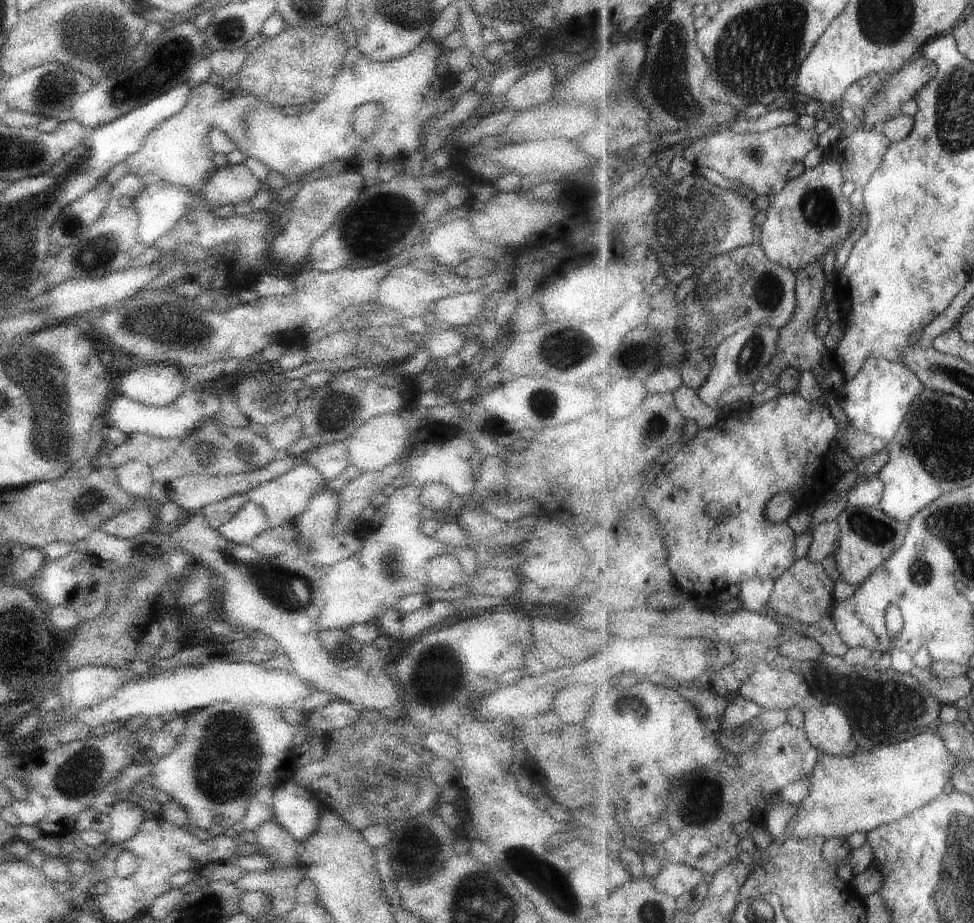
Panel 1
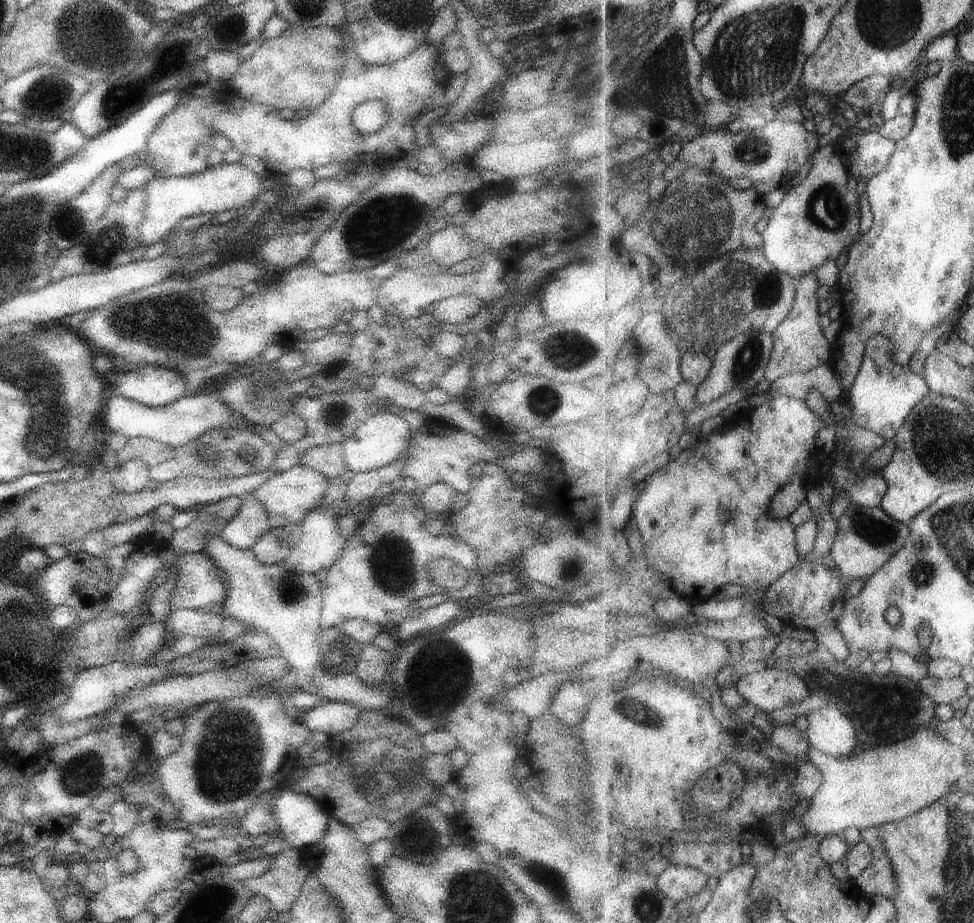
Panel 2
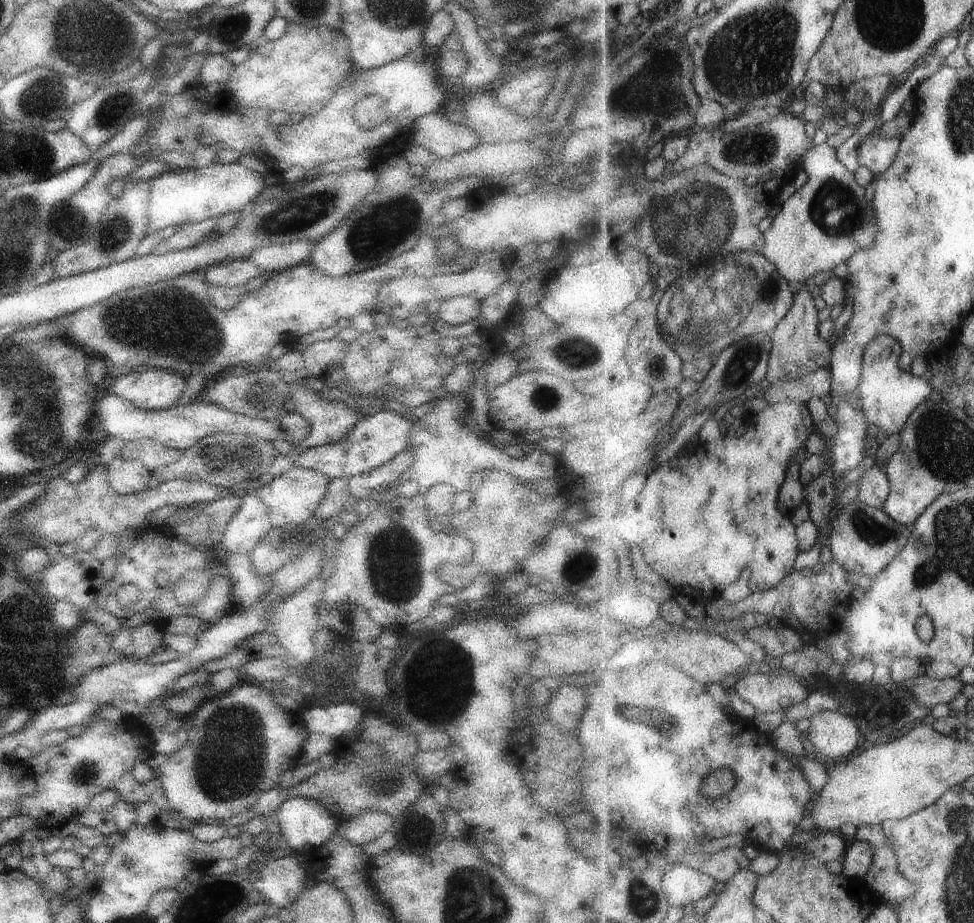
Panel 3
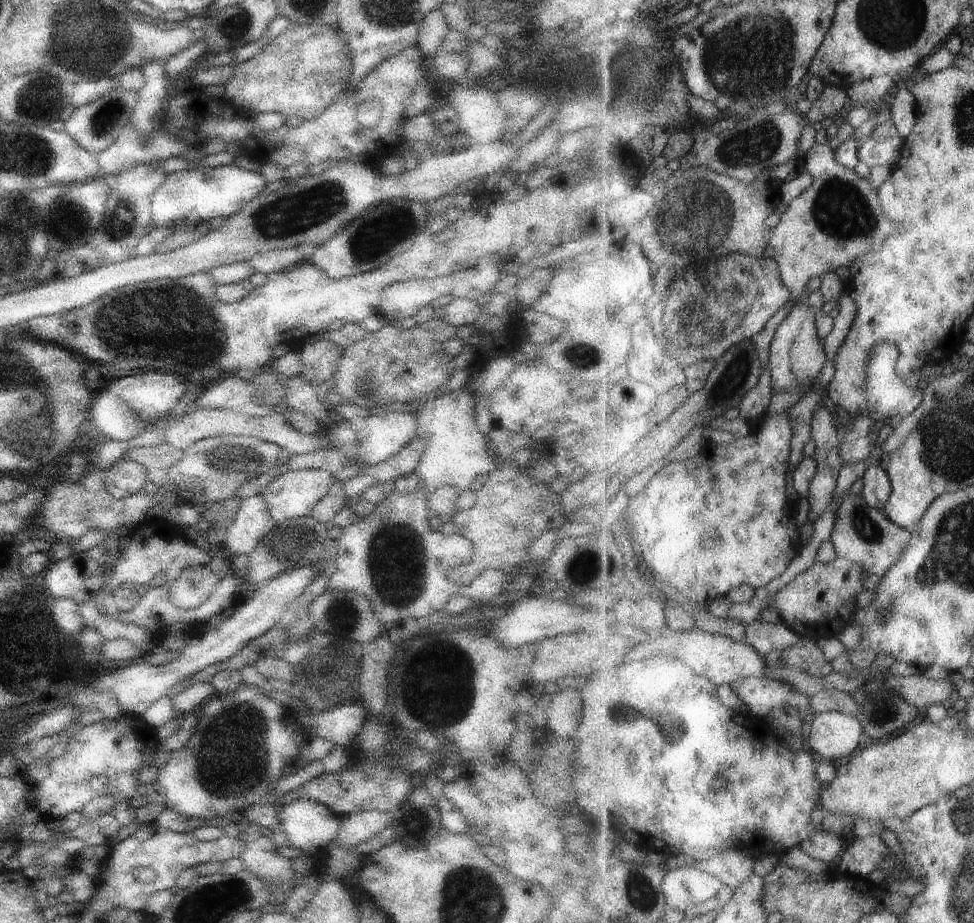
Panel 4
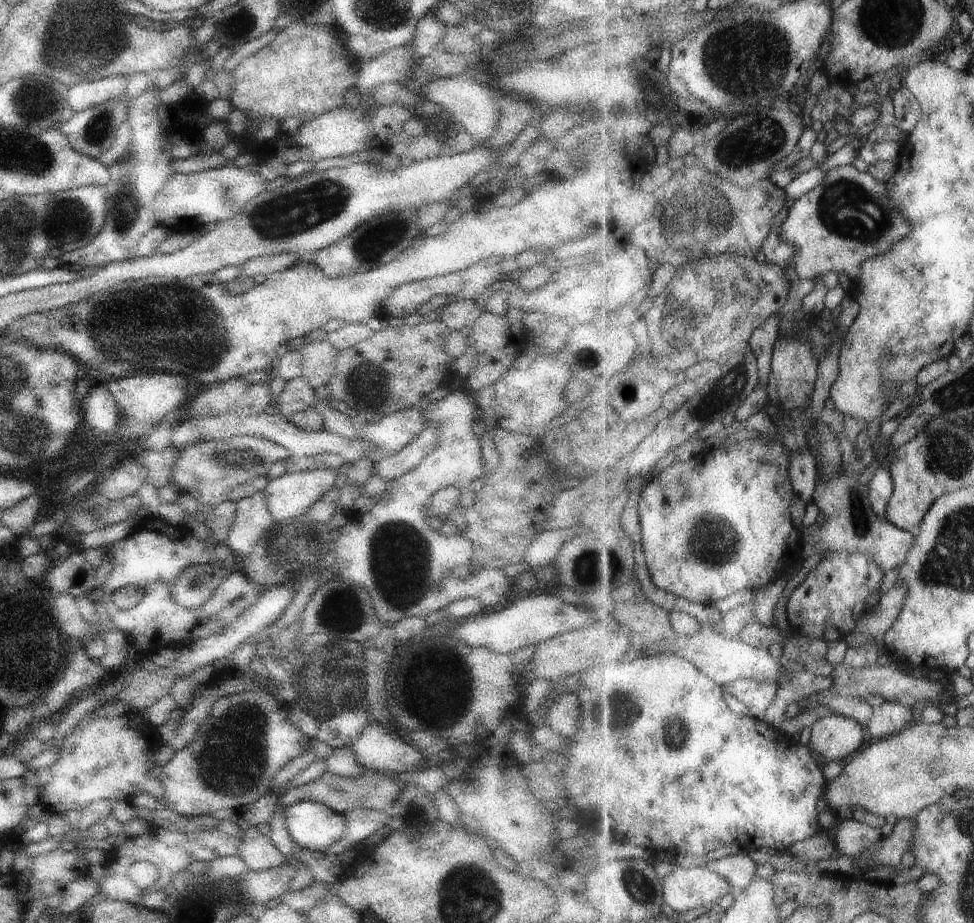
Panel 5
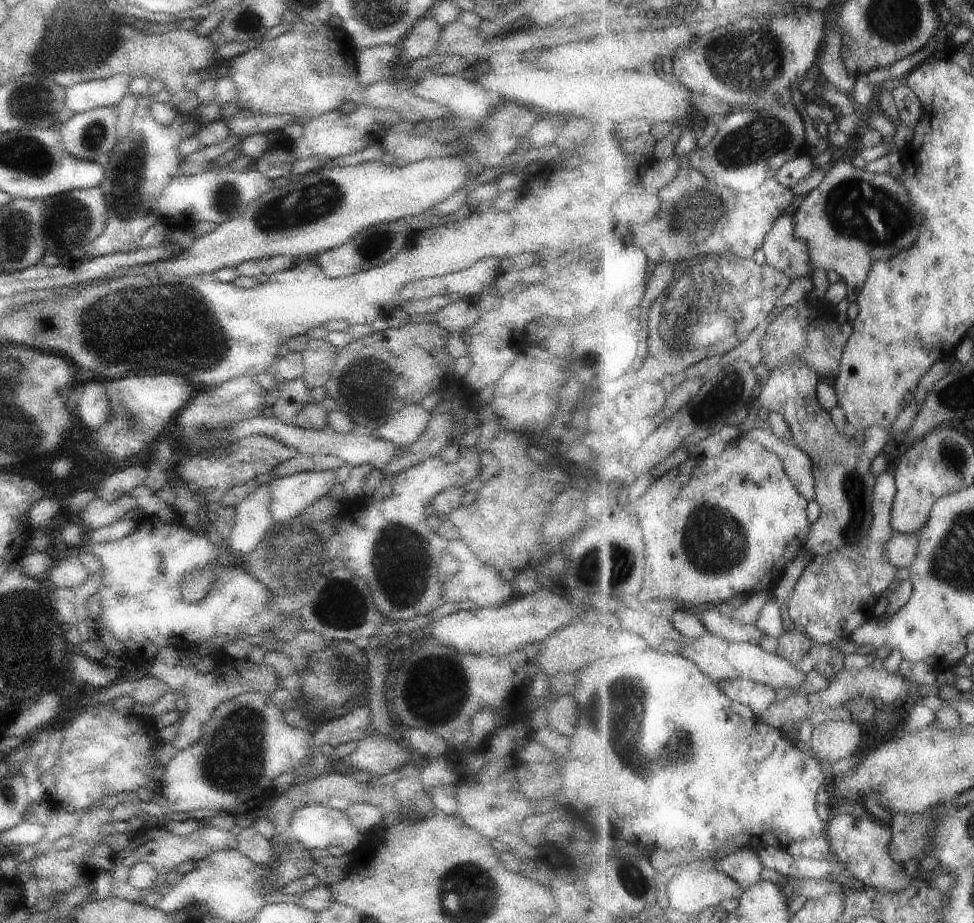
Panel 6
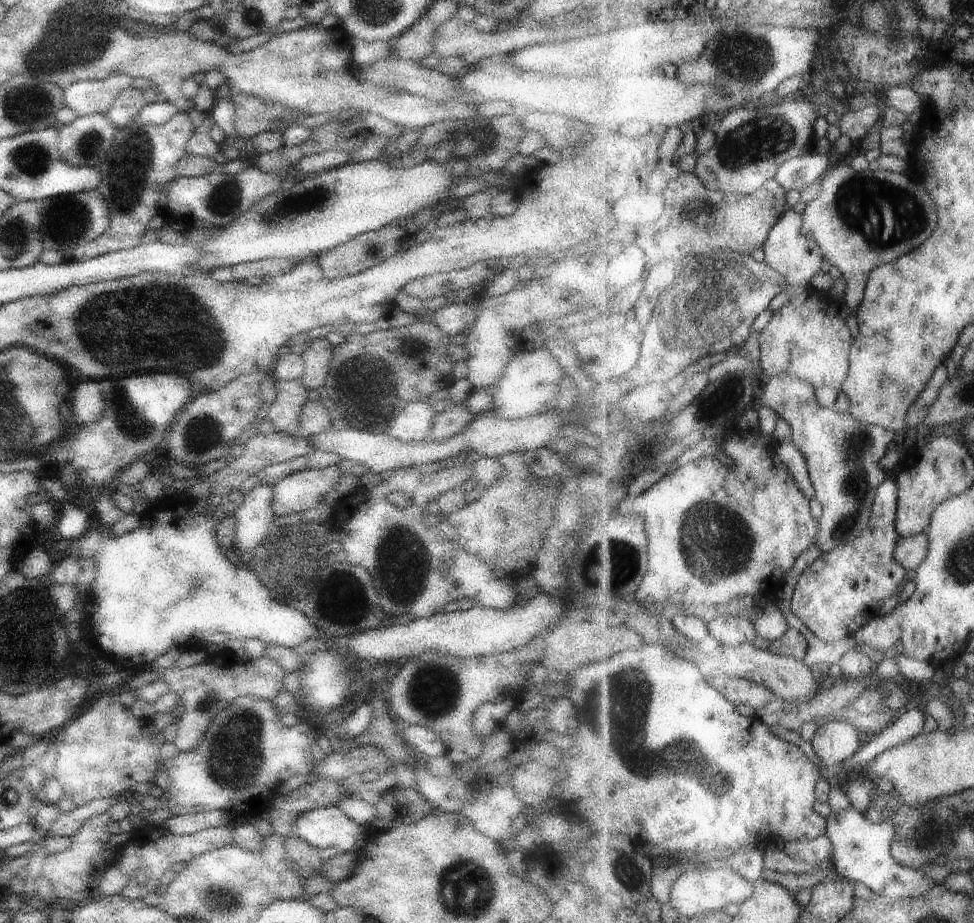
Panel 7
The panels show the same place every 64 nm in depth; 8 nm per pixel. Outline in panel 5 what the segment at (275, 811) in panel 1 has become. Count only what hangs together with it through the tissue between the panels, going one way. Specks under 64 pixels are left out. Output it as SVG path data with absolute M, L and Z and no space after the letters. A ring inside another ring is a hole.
M299 801L284 809L284 815L284 823L290 838L305 850L311 852L327 851L334 842L341 840L341 836L345 836L344 815L337 814L324 804Z

